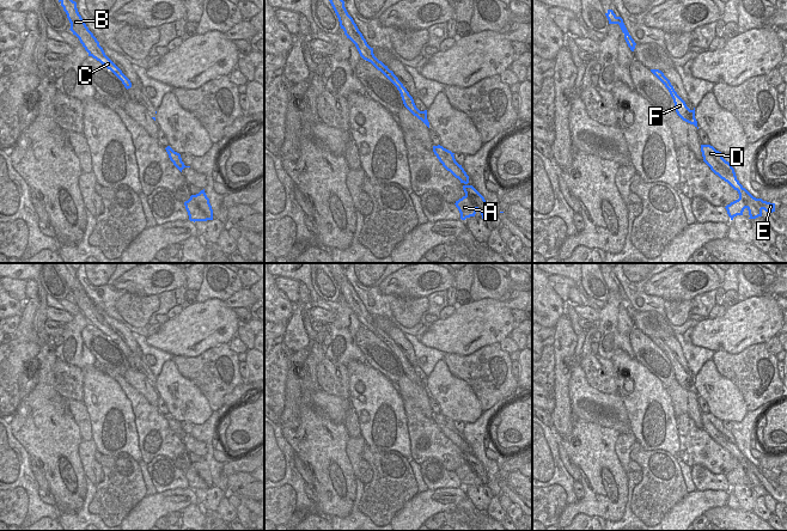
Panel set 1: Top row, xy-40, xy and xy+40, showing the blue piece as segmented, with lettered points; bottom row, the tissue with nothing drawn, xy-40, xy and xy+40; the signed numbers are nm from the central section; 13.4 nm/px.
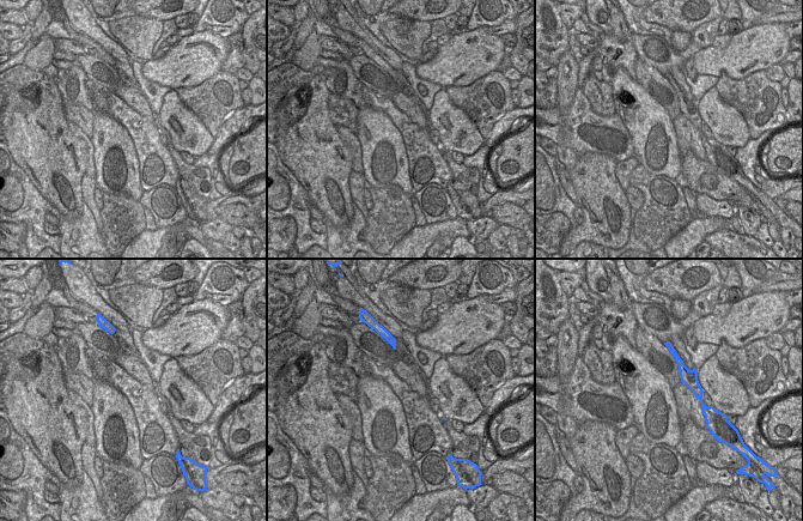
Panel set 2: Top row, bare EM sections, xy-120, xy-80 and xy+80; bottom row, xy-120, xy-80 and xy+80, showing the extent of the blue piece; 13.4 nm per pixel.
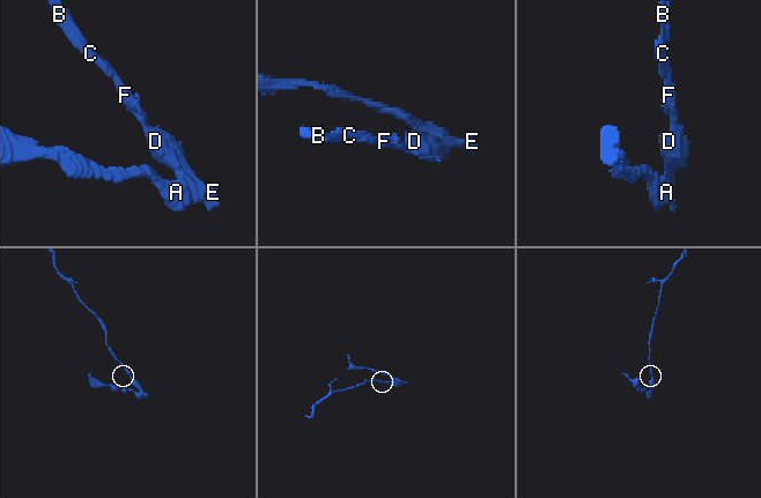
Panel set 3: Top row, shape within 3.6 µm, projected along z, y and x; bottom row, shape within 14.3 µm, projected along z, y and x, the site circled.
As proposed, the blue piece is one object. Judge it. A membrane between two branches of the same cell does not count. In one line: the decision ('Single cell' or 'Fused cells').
Fused cells.

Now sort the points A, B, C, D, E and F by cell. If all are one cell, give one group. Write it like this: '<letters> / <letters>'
A E / B C D F

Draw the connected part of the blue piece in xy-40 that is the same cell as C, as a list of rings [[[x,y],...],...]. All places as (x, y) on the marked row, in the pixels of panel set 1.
[[[59,0],[63,11],[67,14],[67,18],[71,23],[71,31],[75,35],[85,50],[89,53],[89,56],[92,56],[108,69],[110,69],[124,85],[128,90],[132,87],[130,80],[122,73],[122,71],[105,55],[103,48],[99,45],[99,42],[93,36],[93,33],[86,26],[84,19],[78,12],[77,2],[73,0]]]

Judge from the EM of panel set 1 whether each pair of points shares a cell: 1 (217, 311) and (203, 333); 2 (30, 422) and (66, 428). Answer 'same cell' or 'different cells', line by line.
1: same cell
2: same cell

